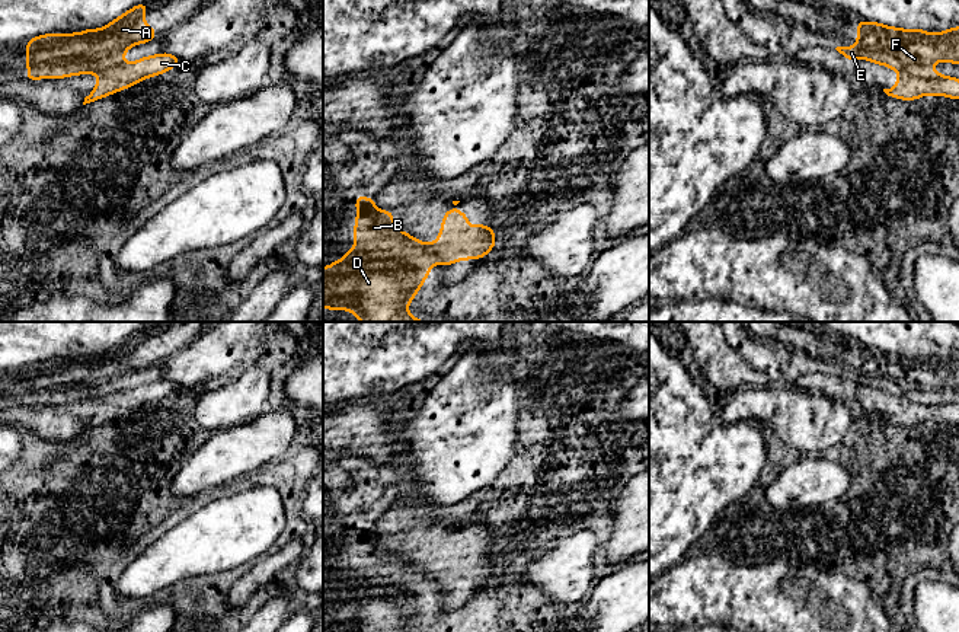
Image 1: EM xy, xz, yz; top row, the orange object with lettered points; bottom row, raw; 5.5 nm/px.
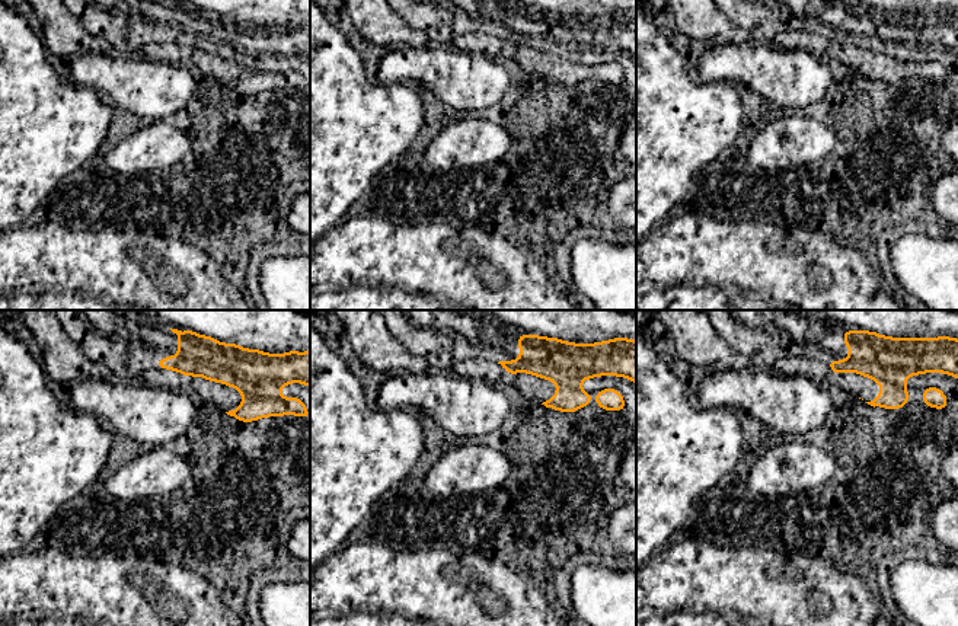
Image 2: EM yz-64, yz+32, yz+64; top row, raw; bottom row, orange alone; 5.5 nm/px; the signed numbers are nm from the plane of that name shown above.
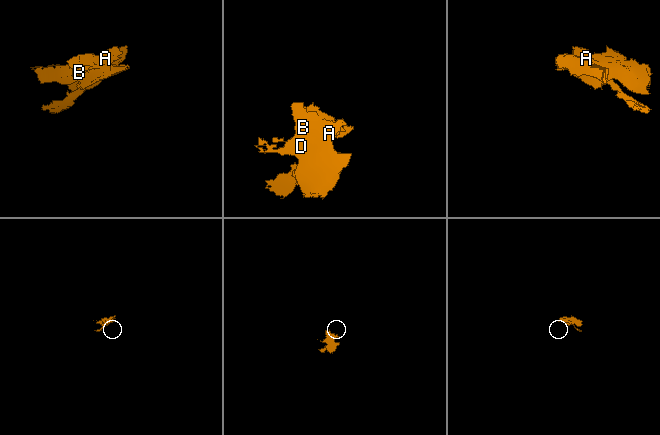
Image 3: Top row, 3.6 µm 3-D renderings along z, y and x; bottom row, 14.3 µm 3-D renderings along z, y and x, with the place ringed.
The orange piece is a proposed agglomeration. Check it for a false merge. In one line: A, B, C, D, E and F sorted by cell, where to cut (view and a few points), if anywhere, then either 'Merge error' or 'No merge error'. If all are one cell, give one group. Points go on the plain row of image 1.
Groups: A B D E F / C. Split along yz (898, 396), (920, 404), (939, 404). Merge error

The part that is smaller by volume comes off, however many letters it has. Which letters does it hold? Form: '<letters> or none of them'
C

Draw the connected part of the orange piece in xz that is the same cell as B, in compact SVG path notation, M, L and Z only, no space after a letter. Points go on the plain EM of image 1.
M355 523L357 569L338 587L323 594L323 632L407 632L422 607L429 604L429 593L442 590L439 584L413 562L402 558L391 545L394 537L374 533L374 524Z

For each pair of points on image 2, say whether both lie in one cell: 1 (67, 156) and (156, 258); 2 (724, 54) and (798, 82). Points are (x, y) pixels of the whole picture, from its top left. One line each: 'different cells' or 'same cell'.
1: different cells
2: same cell

